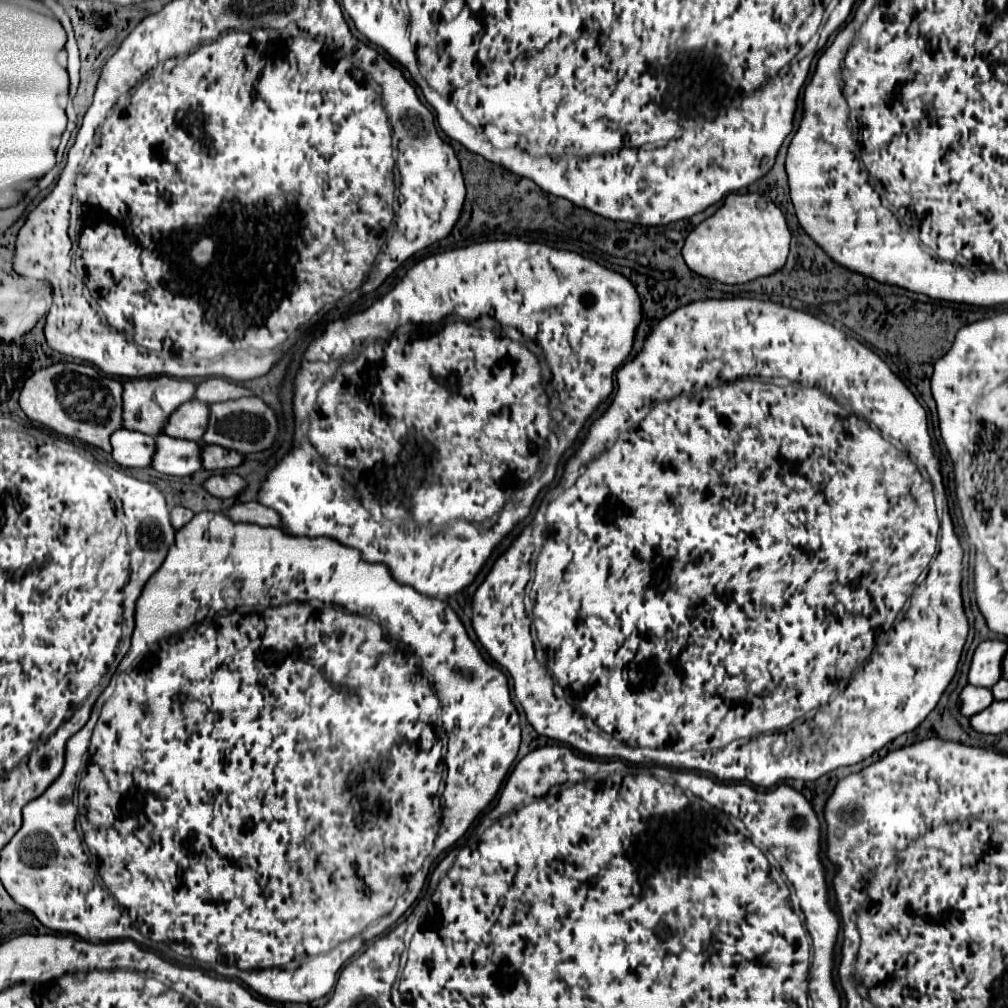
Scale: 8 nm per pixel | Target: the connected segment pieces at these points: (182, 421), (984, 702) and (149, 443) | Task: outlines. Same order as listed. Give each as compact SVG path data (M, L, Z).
M191 400L191 404L183 404L179 412L167 424L167 436L179 436L185 440L201 440L209 424L209 404L201 400Z
M965 686L961 692L961 714L963 716L975 716L987 706L993 704L993 692L991 688L979 688L979 686Z
M119 430L111 436L113 458L117 464L125 468L149 468L155 454L155 438L141 434Z

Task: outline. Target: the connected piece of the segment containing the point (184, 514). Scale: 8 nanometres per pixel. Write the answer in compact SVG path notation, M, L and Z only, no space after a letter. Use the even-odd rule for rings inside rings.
M177 506L177 508L171 510L171 524L173 524L175 530L179 530L179 528L181 528L183 524L187 524L191 518L193 518L193 512L191 512L189 508Z

